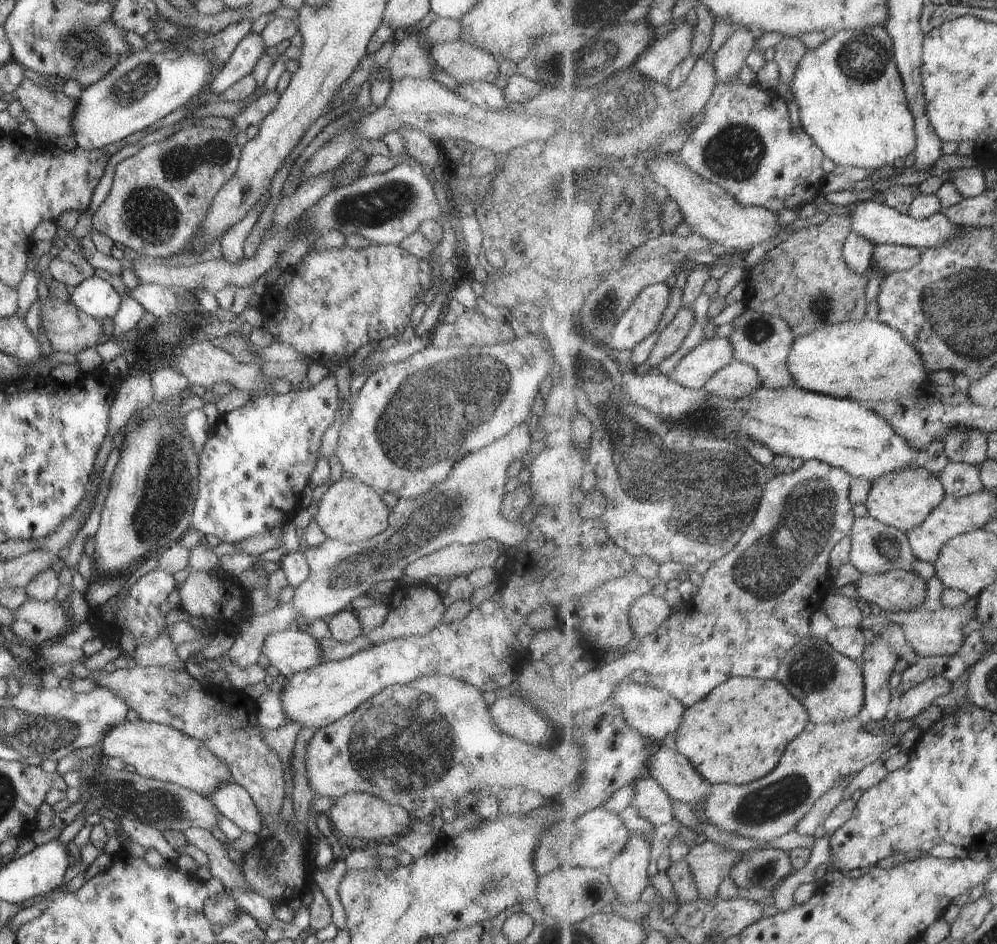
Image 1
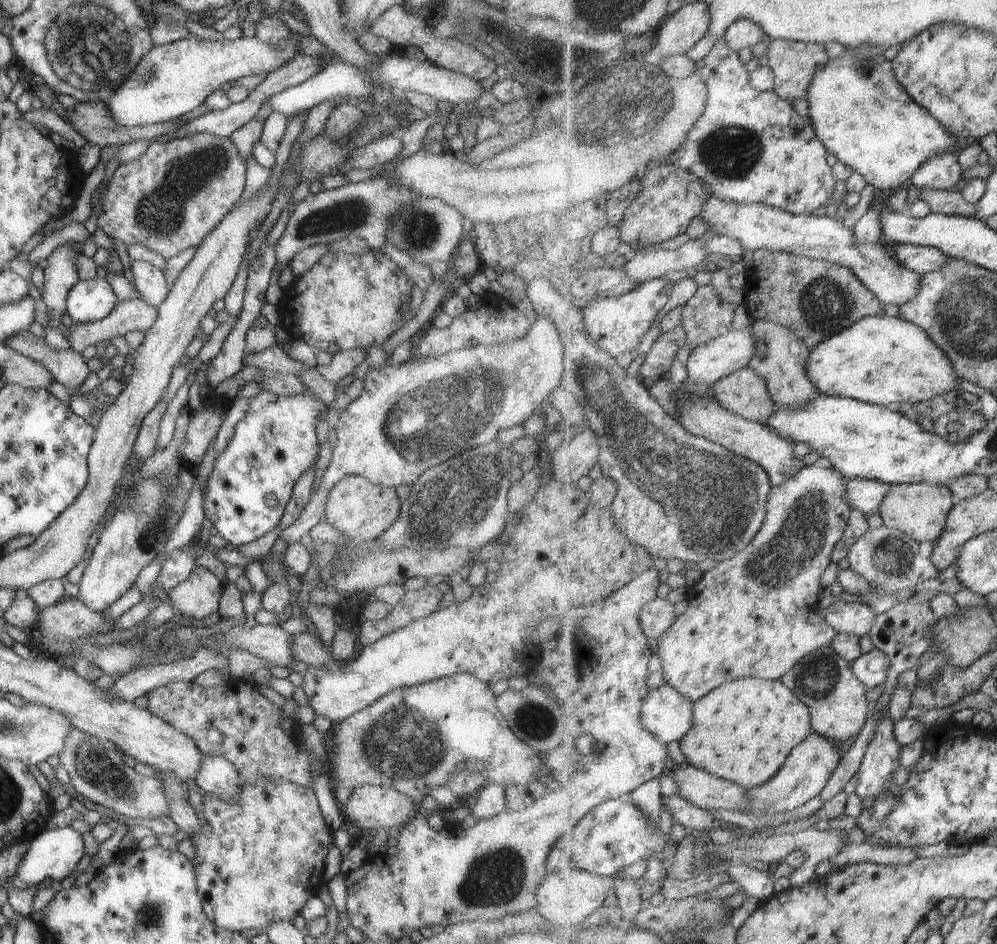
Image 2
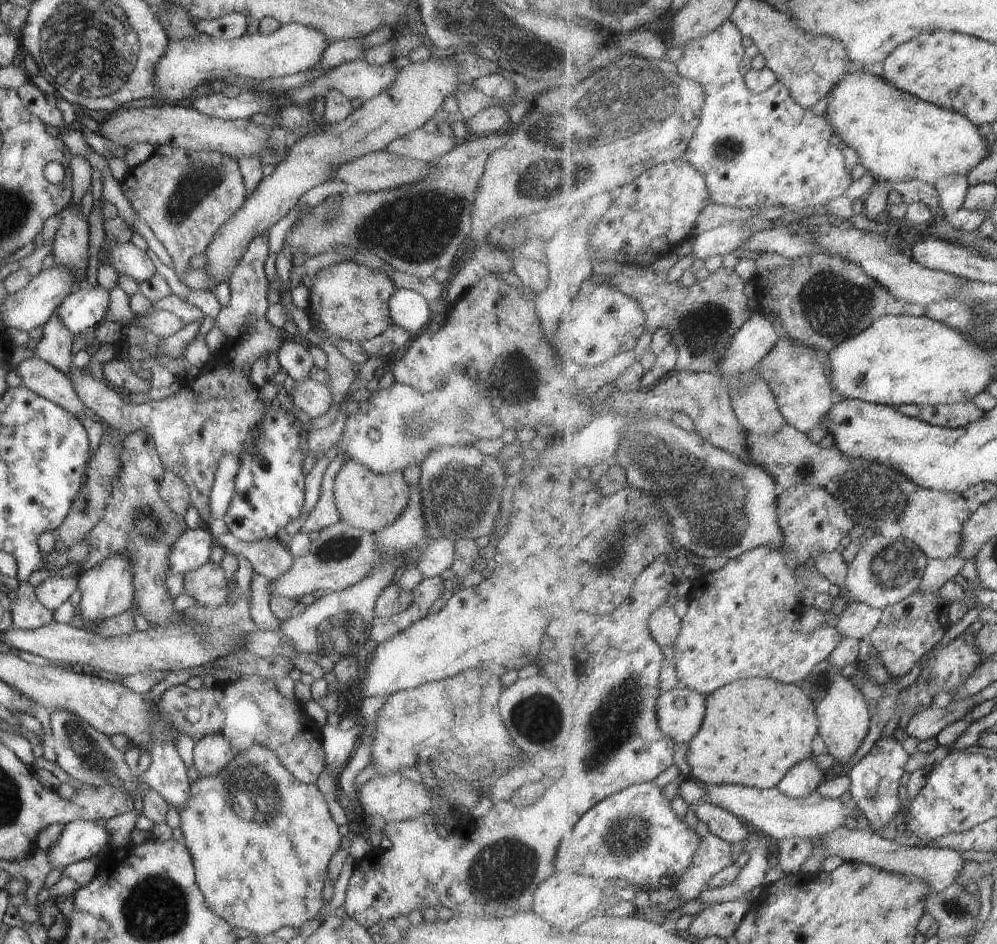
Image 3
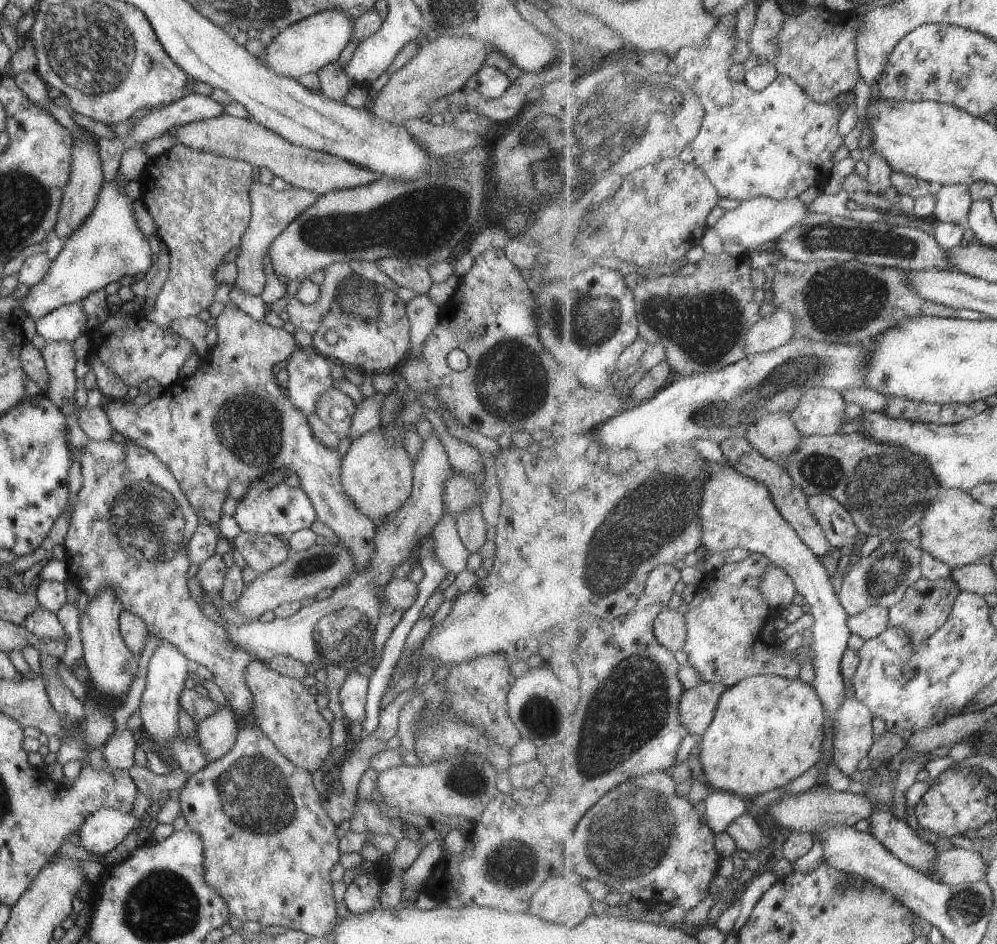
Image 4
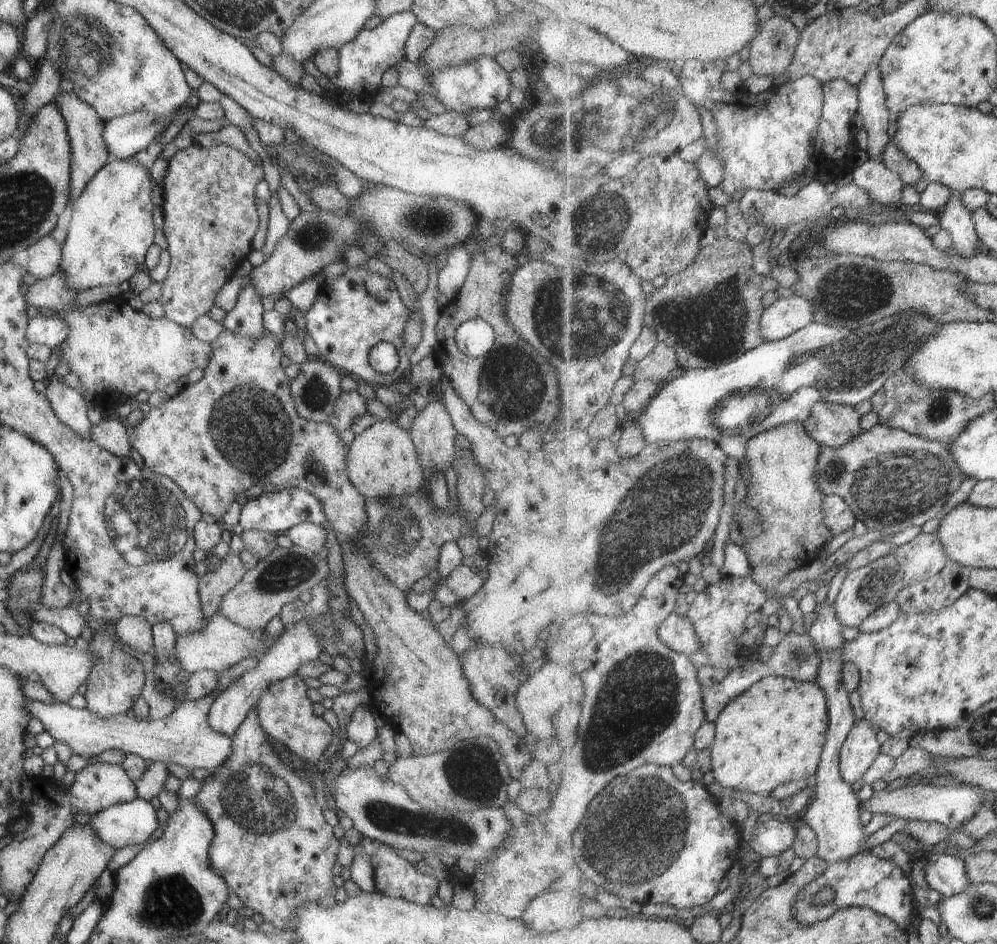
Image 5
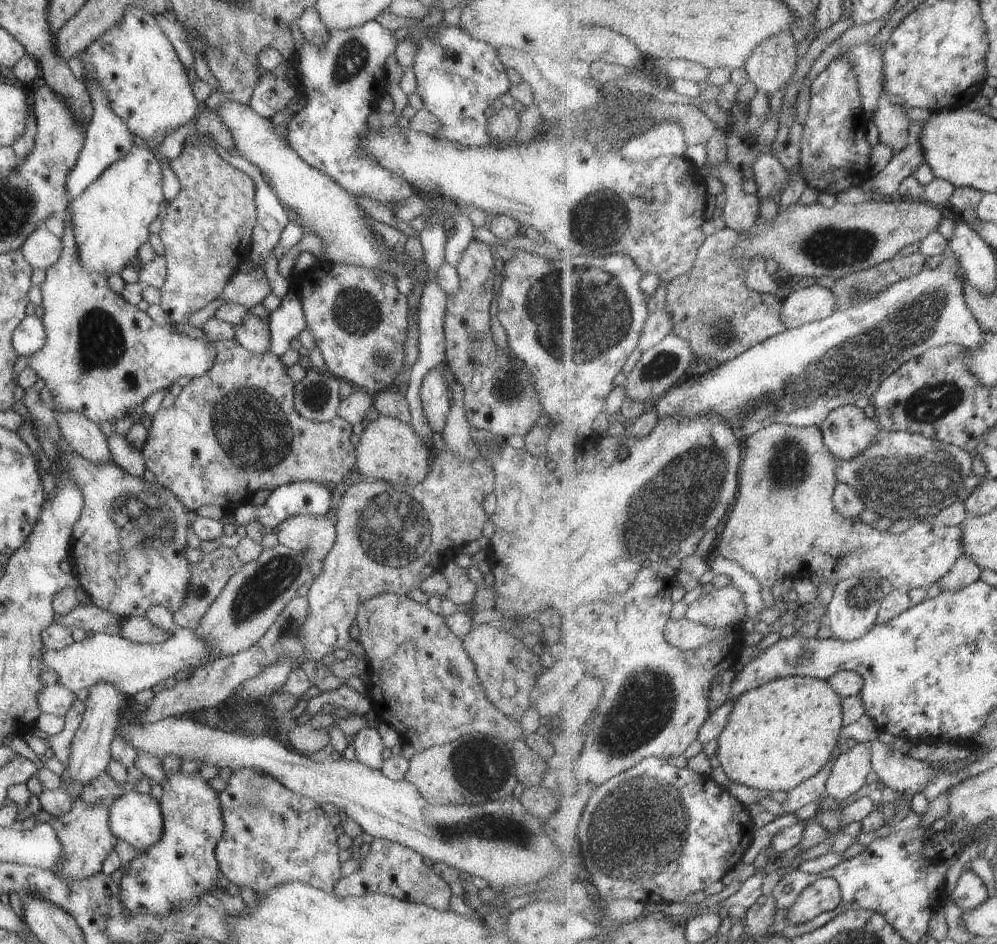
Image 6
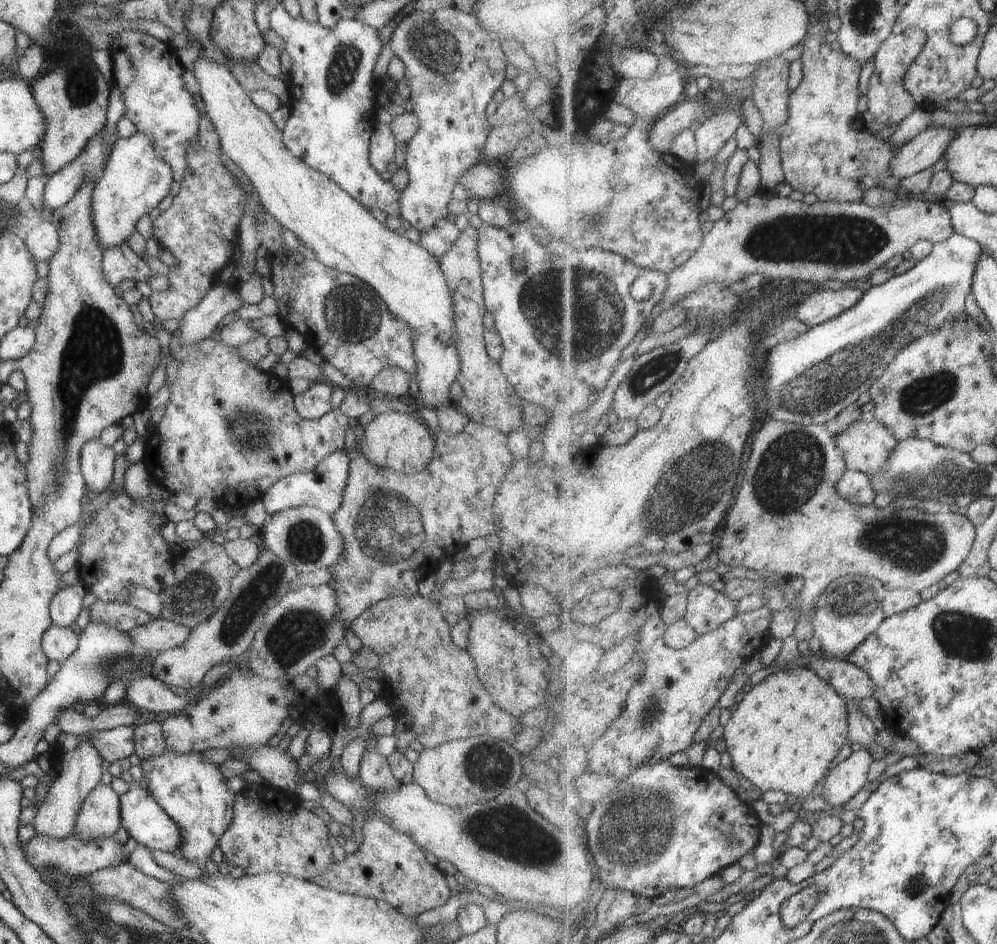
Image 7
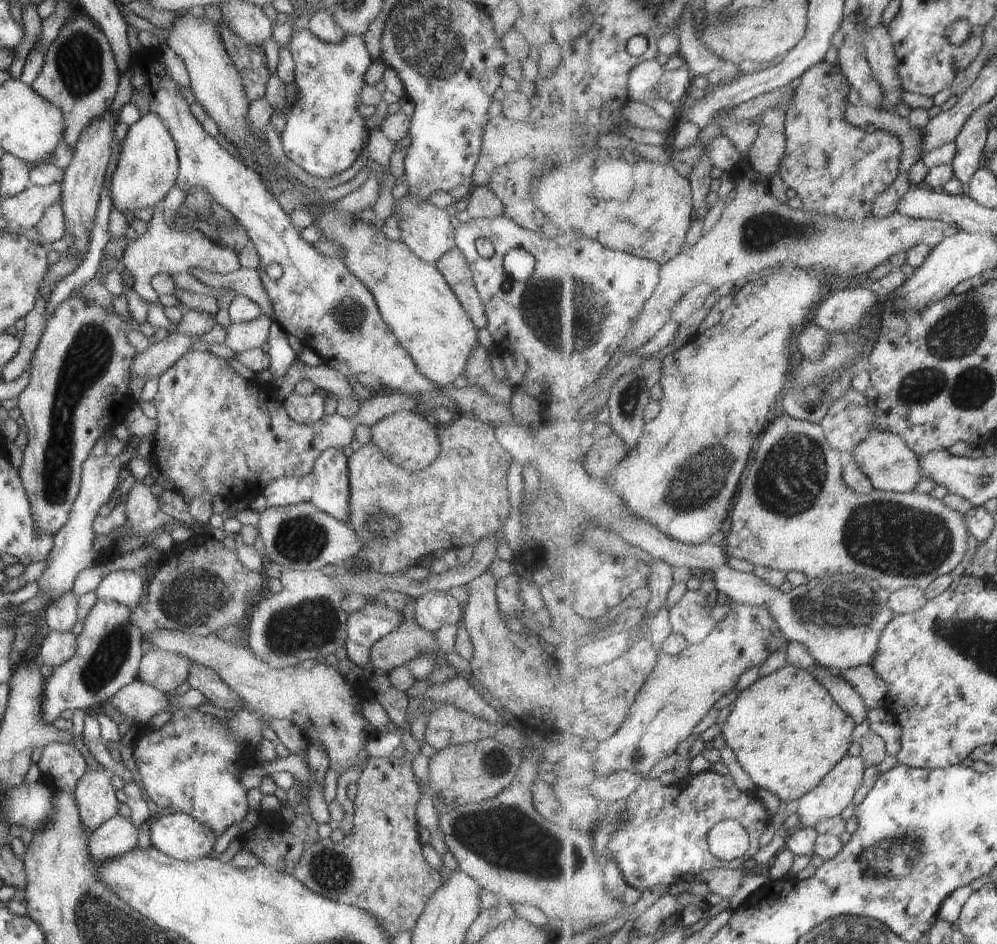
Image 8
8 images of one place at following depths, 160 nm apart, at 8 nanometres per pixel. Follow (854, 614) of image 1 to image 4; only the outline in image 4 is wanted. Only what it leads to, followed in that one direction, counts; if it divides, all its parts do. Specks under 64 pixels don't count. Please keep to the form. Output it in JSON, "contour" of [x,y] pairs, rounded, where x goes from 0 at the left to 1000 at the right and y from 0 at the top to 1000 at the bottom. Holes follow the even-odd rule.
{"contour":[[[875,642],[858,653],[853,653],[851,662],[856,673],[871,679],[886,672],[892,665],[892,658],[891,644]]]}

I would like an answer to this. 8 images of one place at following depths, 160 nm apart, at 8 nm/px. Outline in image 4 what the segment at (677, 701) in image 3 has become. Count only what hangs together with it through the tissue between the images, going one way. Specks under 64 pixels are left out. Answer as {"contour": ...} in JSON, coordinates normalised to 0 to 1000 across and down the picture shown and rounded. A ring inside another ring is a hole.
{"contour":[[[703,722],[689,730],[682,742],[682,766],[697,782],[703,782],[710,774],[723,736],[730,729],[724,725]]]}

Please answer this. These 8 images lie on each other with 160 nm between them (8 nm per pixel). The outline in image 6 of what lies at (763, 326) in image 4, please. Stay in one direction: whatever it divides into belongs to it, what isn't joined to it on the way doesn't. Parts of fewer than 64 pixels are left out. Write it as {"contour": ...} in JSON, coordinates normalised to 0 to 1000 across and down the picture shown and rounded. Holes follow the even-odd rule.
{"contour":[[[813,302],[793,310],[784,322],[785,341],[789,349],[828,338],[841,328],[836,307],[822,302]]]}

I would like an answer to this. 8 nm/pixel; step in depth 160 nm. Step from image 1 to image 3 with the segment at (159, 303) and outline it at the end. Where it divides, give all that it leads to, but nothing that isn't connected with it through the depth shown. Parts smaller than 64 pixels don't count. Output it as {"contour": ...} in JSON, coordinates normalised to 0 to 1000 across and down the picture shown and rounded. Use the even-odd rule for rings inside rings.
{"contour":[[[105,254],[101,261],[106,267],[108,280],[117,289],[133,294],[139,301],[155,290],[155,282],[143,264],[135,262],[132,257],[113,258]]]}

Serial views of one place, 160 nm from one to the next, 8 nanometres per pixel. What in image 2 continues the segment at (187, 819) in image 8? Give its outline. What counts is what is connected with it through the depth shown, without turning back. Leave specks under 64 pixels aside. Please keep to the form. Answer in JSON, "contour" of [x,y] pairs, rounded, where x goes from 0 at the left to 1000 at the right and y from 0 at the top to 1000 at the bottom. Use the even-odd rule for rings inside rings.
{"contour":[[[70,875],[40,880],[40,883],[36,883],[30,890],[30,895],[25,901],[23,912],[19,912],[15,926],[11,929],[11,939],[14,942],[37,939],[45,930],[60,933],[75,919],[83,903],[83,890],[80,883],[72,879]]]}

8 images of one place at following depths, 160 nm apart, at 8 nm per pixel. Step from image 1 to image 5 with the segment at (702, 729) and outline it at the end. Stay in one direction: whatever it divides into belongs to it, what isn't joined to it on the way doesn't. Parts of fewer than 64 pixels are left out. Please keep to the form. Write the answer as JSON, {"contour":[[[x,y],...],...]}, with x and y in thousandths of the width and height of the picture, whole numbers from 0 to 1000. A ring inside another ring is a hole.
{"contour":[[[776,714],[759,721],[745,736],[729,746],[717,765],[718,781],[712,793],[713,818],[727,838],[750,843],[771,843],[787,828],[819,821],[831,771],[830,739],[818,724],[808,724]]]}

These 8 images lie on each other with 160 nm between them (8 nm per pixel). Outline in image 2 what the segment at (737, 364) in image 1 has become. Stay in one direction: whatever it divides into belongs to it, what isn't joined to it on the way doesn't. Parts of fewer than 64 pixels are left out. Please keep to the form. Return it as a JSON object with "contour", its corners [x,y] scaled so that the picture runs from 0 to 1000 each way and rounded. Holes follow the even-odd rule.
{"contour":[[[752,388],[720,403],[714,413],[727,432],[752,446],[767,450],[768,445],[777,439],[777,426],[769,404]]]}

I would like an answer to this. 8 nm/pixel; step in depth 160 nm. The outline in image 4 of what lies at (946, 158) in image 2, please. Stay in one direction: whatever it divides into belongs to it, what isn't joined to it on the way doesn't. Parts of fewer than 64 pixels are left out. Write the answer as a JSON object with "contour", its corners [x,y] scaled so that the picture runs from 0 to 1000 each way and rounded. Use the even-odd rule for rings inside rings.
{"contour":[[[945,196],[939,199],[937,229],[945,236],[956,236],[970,242],[975,216],[975,206],[970,196]]]}

